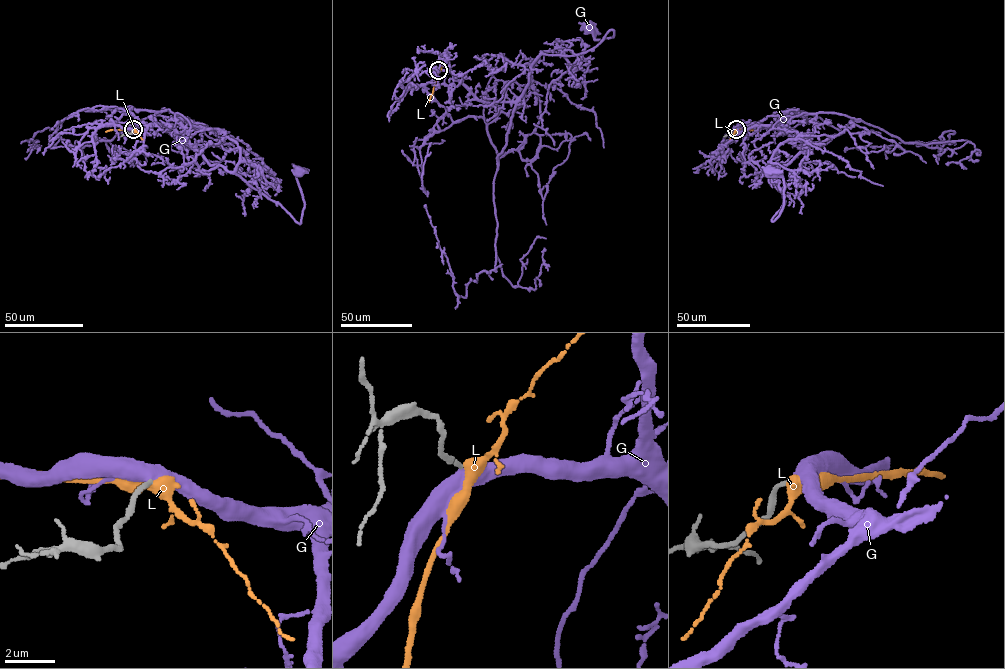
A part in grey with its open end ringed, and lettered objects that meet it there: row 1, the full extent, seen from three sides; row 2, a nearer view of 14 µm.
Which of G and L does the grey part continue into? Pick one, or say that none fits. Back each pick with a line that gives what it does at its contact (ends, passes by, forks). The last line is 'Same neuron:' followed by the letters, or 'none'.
G: it passes by
Same neuron: G

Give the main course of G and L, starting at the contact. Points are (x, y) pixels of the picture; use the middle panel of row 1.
G: (438, 70), (479, 100), (513, 102), (541, 54), (584, 53), (614, 34), (595, 39), (588, 28)
L: (438, 70), (429, 101)

